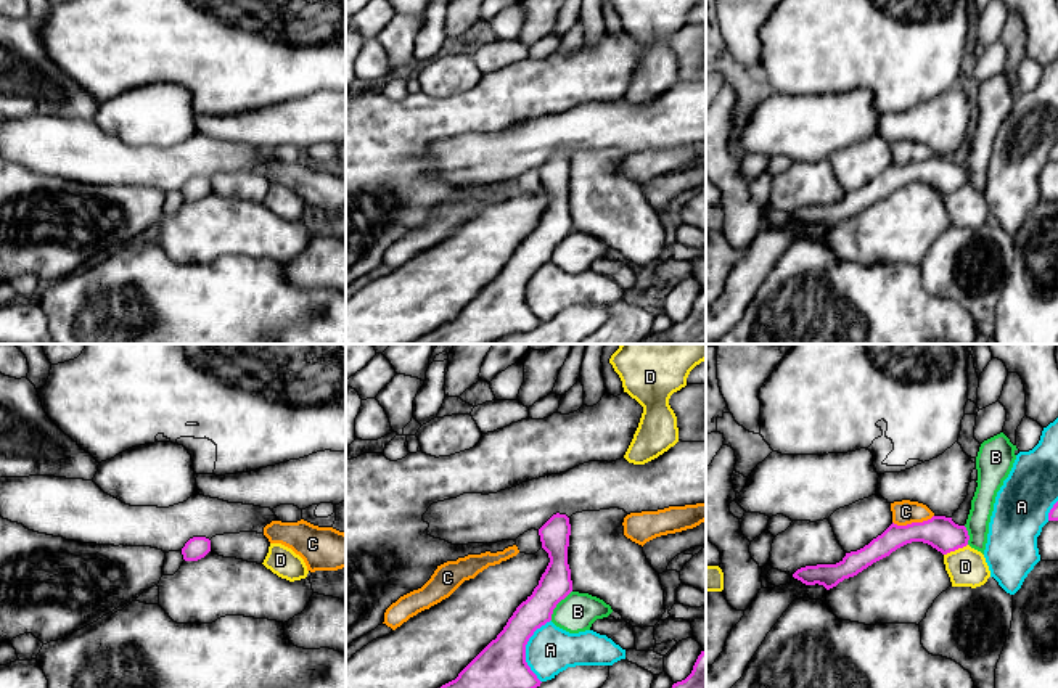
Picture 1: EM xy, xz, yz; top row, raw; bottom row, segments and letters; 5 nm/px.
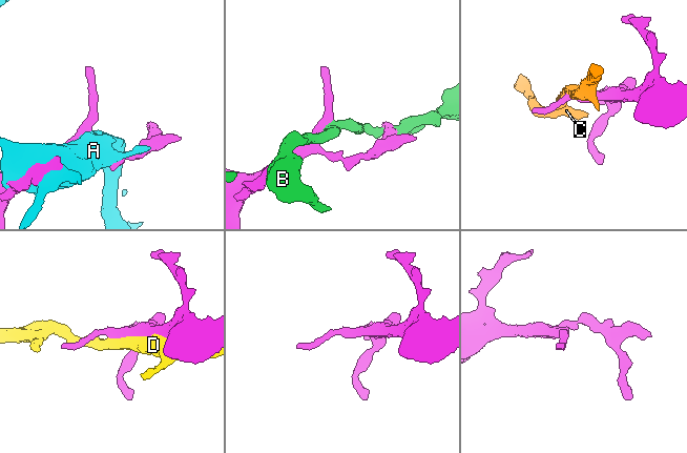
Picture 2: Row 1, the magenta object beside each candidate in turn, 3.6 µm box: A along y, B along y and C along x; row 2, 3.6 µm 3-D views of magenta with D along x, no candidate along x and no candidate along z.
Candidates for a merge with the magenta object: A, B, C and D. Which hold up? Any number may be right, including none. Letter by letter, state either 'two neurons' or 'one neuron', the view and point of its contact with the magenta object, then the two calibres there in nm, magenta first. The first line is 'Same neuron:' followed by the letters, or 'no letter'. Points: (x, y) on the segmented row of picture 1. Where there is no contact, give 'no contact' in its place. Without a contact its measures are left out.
Same neuron: no letter
A: two neurons | xz (524, 650) | 240/240 nm
B: two neurons | xz (557, 603) | 160/190 nm
C: two neurons | yz (912, 523) | 170/120 nm
D: two neurons | yz (955, 548) | 170/190 nm

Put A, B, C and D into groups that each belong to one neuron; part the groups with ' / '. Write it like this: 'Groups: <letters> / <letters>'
Groups: A / B / C / D

